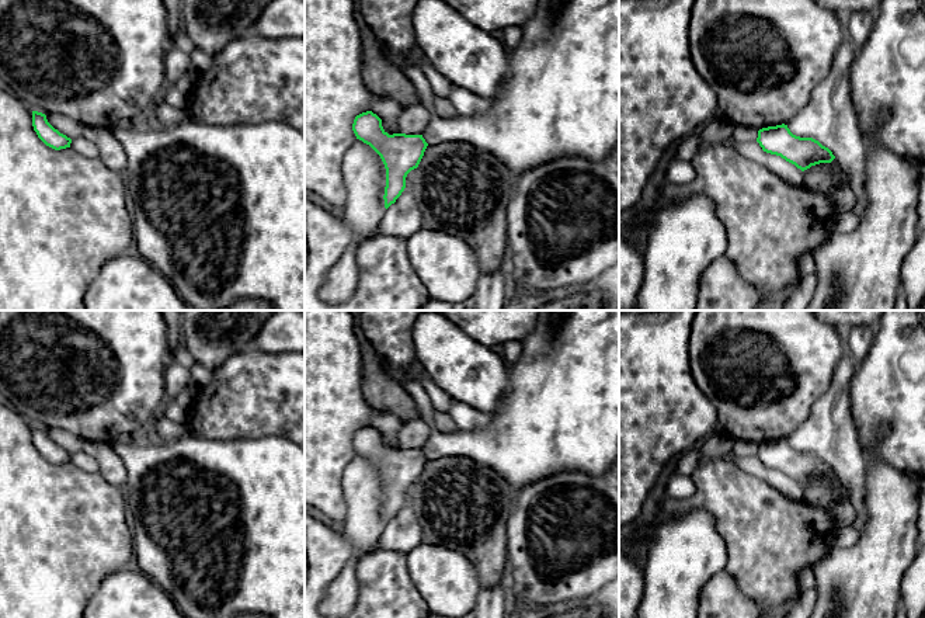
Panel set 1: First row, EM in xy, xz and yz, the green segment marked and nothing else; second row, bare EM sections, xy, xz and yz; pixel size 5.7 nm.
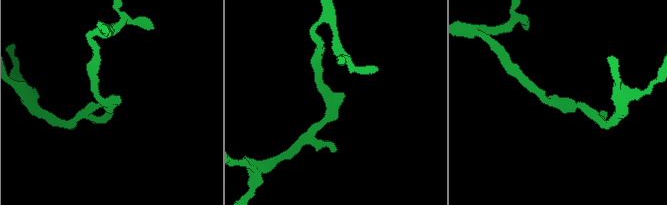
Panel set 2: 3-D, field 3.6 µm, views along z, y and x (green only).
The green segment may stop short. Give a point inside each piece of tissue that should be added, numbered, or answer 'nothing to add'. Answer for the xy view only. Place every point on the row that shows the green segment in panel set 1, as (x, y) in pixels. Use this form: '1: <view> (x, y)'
nothing to add

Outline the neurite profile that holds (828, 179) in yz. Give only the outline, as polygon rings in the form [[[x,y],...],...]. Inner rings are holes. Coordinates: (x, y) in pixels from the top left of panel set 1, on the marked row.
[[[837,159],[831,163],[811,166],[801,173],[804,188],[830,197],[838,213],[859,208],[848,176],[842,171]]]

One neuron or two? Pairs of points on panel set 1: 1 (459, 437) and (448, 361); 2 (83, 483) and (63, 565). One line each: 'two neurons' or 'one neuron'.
1: two neurons
2: one neuron

